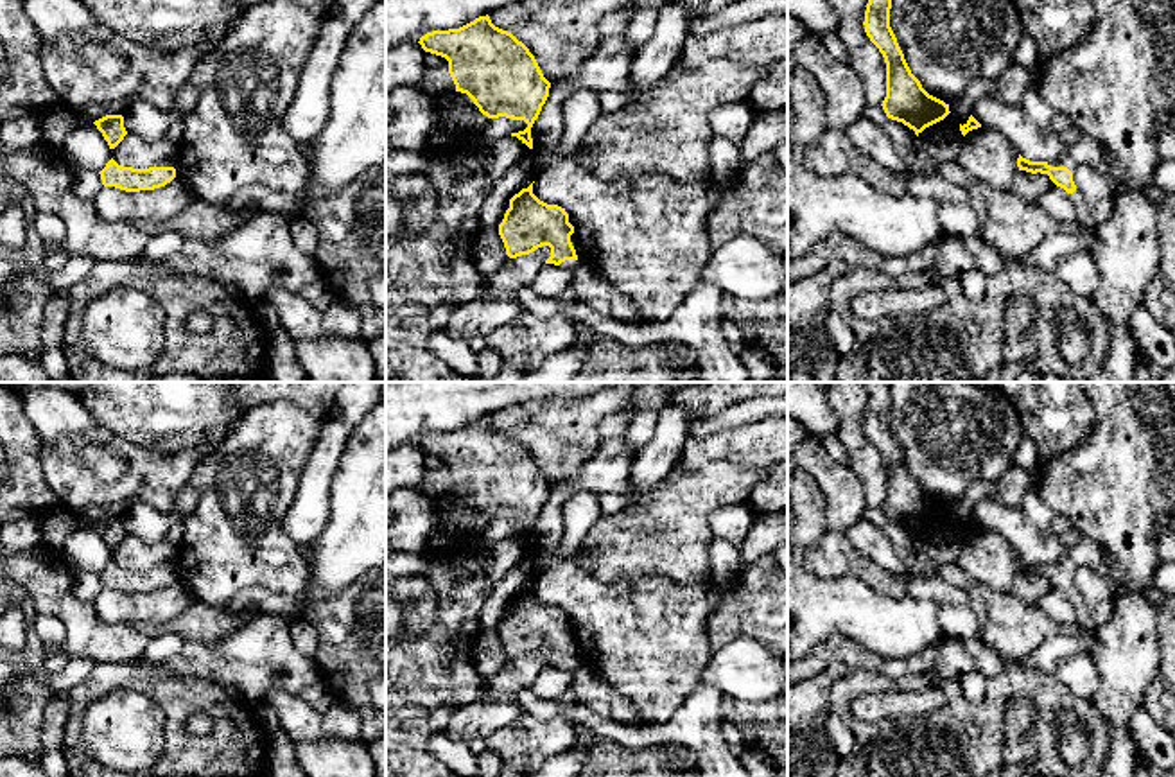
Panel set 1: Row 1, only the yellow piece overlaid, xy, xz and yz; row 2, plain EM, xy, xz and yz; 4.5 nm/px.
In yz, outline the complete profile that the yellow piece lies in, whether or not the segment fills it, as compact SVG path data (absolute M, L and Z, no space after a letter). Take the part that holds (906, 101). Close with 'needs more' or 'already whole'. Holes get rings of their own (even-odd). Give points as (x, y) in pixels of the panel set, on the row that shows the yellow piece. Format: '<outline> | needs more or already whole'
M868 0L863 22L866 36L886 63L886 97L881 106L888 118L902 122L918 136L951 111L949 104L929 95L911 74L890 27L890 9L892 0Z | already whole

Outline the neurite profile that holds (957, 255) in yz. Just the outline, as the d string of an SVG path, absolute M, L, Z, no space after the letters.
M944 235L938 240L936 262L926 276L935 284L944 276L960 278L969 271L981 271L994 280L1005 267L1005 255L979 237Z

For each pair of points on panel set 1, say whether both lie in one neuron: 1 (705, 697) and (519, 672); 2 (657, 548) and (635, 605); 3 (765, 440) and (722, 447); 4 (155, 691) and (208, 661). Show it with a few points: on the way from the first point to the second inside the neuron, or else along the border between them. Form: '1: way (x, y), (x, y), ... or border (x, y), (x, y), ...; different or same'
1: border (528, 688), (513, 695); different
2: border (607, 582), (666, 575), (678, 584), (689, 585); different
3: way (754, 444), (732, 445); same
4: border (140, 672), (147, 677), (203, 679), (217, 686); different

